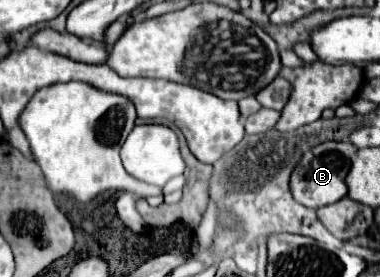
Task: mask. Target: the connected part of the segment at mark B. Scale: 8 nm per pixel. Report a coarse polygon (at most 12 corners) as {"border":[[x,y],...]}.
{"border":[[353,146],[311,148],[291,174],[293,198],[321,208],[347,196]]}

